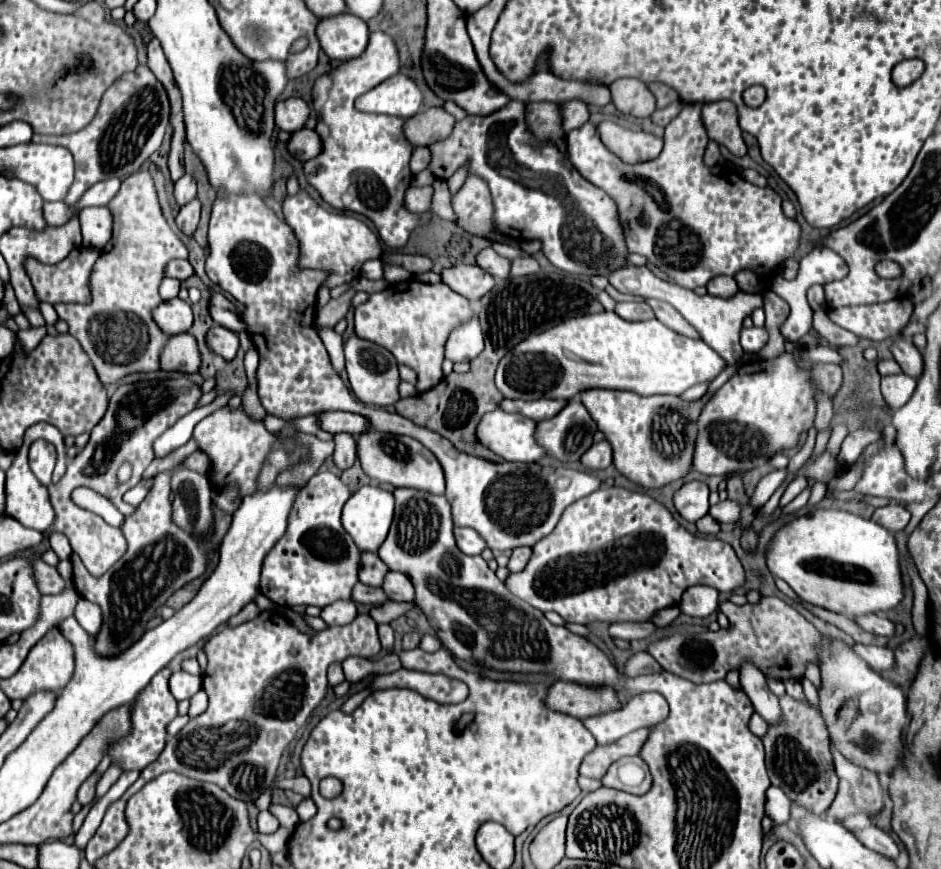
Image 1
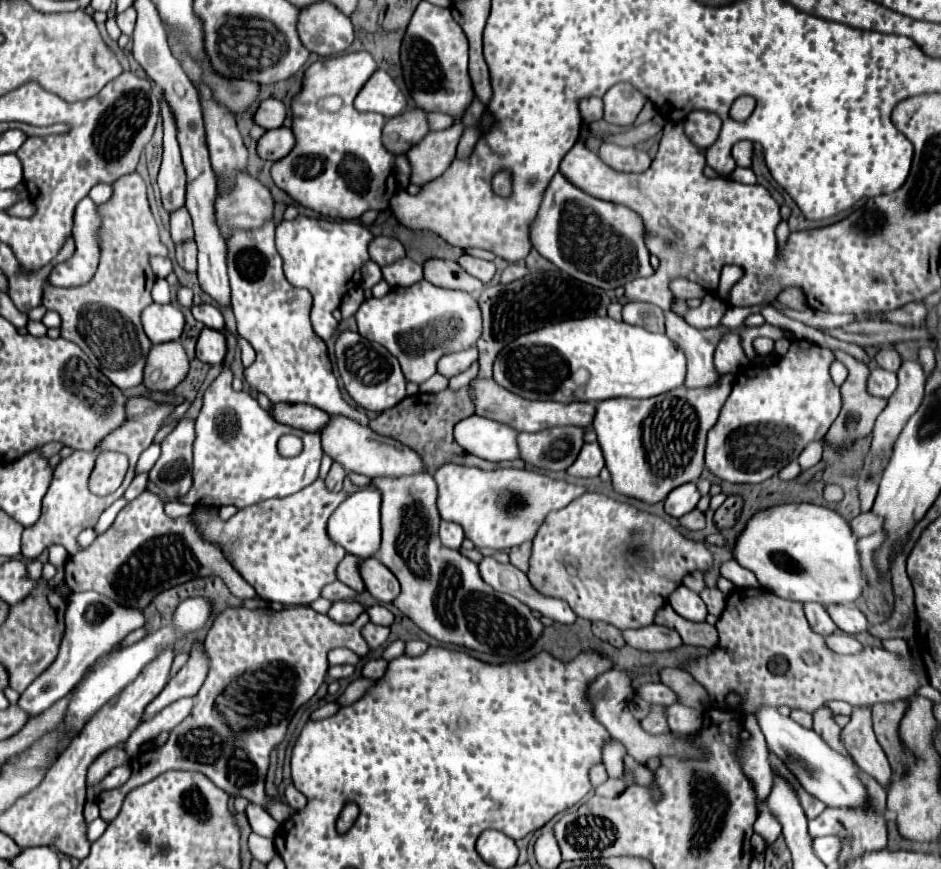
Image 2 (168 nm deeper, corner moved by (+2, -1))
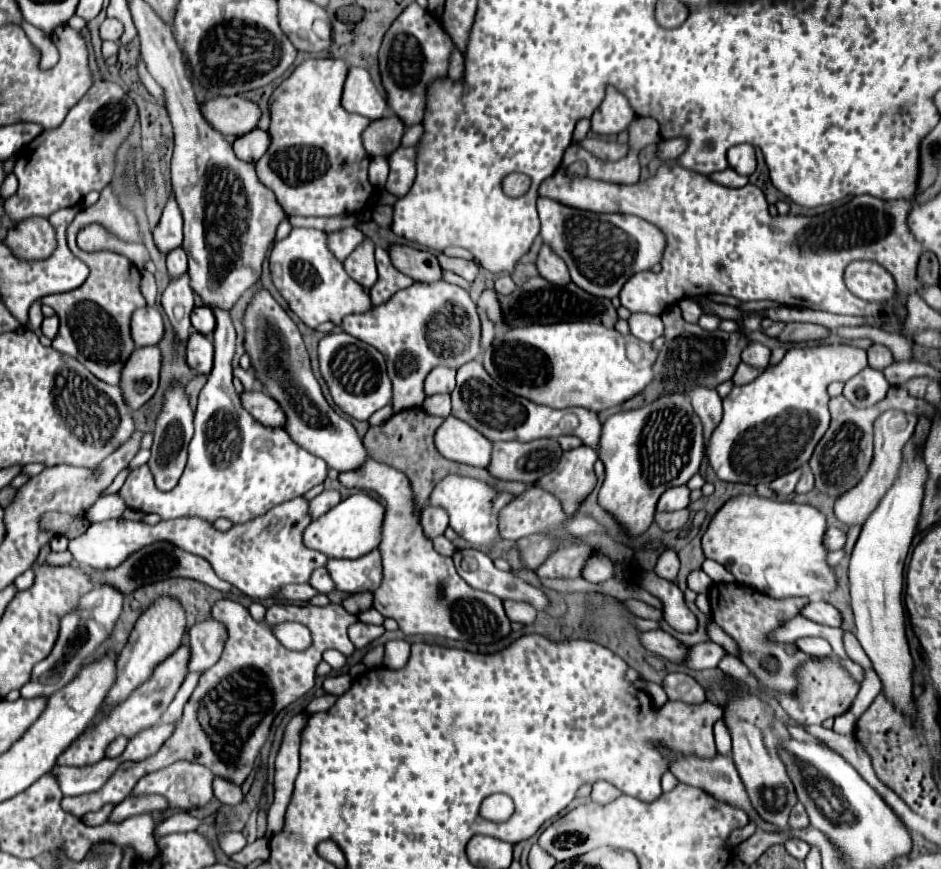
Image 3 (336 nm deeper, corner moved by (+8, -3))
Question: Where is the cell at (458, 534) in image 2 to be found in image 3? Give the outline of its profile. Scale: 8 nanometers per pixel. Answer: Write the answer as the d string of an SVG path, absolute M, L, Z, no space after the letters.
M424 507L422 511L422 519L420 519L422 527L424 527L424 535L428 539L434 539L434 537L440 537L444 535L444 531L448 529L448 515L444 509L440 507Z

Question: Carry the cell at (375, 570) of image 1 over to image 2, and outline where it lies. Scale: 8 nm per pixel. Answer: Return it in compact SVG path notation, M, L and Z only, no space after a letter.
M346 555L340 563L338 563L338 569L336 569L336 577L338 581L342 581L344 585L350 585L350 589L354 591L364 591L364 581L358 573L358 563L360 559L354 557L354 555Z

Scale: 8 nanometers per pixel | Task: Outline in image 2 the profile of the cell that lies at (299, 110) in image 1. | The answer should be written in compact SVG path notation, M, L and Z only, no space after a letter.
M264 99L254 113L254 123L264 129L276 129L286 117L286 107L278 99Z

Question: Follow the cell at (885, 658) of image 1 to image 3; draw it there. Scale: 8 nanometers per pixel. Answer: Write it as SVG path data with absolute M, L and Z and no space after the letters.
M804 637L804 639L798 639L796 645L808 653L808 655L816 655L816 657L830 657L834 651L830 647L830 643L826 639L820 639L820 637Z

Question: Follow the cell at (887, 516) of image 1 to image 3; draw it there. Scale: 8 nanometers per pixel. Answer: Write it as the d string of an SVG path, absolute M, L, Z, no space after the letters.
M828 527L826 537L824 537L824 541L826 541L826 545L828 545L830 551L842 549L846 545L846 539L848 539L848 533L842 531L842 529L838 529L838 527Z

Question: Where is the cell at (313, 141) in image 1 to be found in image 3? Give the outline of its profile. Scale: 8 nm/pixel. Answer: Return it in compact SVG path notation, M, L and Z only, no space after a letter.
M256 129L256 131L250 131L248 135L238 137L236 143L232 145L236 157L246 163L256 163L268 151L268 147L270 147L270 135L268 131L262 131L262 129Z

